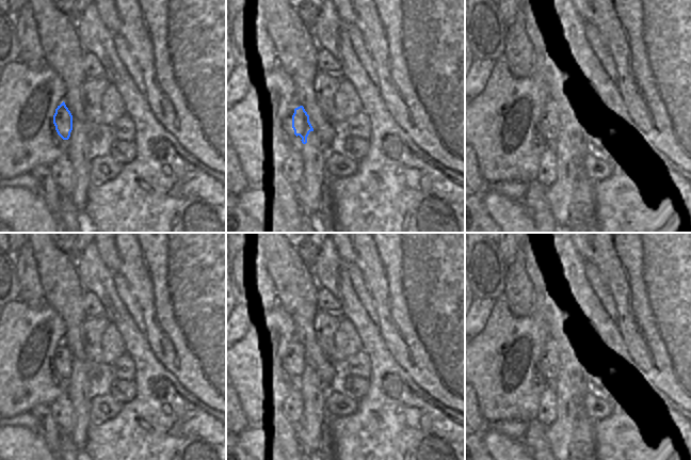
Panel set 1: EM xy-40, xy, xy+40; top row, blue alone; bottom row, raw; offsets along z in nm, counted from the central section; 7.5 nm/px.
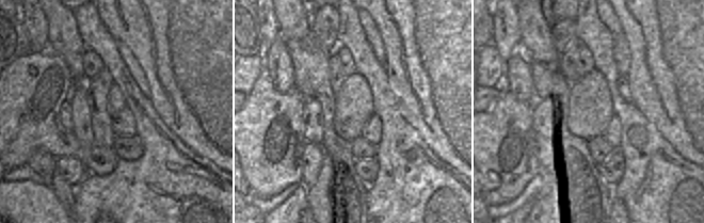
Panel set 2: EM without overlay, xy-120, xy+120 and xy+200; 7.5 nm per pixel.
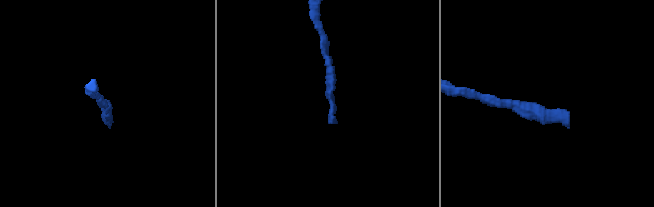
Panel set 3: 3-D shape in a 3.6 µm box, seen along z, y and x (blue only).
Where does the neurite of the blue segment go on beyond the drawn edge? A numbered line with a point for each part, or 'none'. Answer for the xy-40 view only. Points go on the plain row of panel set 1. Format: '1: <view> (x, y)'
none

